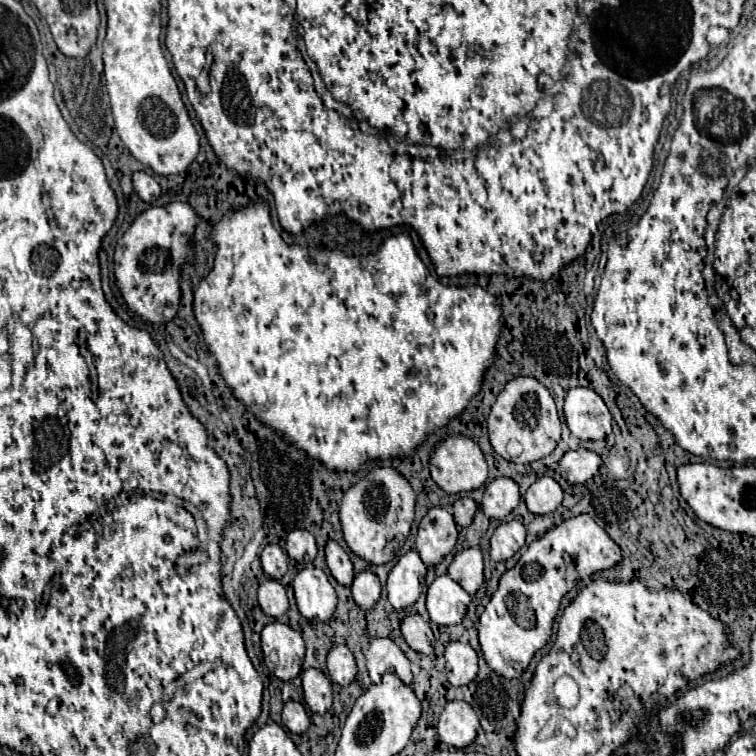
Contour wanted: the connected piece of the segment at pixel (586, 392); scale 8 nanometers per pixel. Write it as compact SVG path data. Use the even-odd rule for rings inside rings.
M574 387L566 393L564 419L570 433L582 441L604 439L612 425L612 415L602 397L586 387Z

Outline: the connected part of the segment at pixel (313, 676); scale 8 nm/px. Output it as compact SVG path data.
M318 669L302 671L302 689L304 701L310 711L324 715L332 707L332 683L330 679Z

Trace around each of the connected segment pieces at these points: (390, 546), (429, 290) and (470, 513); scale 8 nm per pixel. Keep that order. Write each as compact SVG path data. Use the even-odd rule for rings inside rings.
M372 469L364 479L344 493L340 503L342 533L350 551L372 565L384 565L392 561L410 535L414 521L414 501L416 495L410 483L396 469Z
M256 199L250 201L246 207L234 209L224 213L214 225L210 239L216 243L216 261L212 271L208 271L196 285L194 291L194 317L202 329L204 343L208 351L216 357L218 369L226 385L232 389L232 395L244 405L260 407L260 423L270 427L278 433L284 443L294 445L296 449L304 451L308 457L324 463L330 471L348 471L356 473L362 463L380 459L394 459L394 457L410 457L420 443L424 443L436 429L448 425L456 419L472 401L474 395L482 391L486 371L492 367L496 359L496 343L502 333L502 305L498 297L488 293L480 285L468 287L444 287L438 279L434 279L418 257L414 243L408 233L390 235L382 241L376 253L367 256L348 256L344 251L330 251L330 249L310 249L300 245L286 243L274 229L270 219L268 201Z
M460 497L454 505L452 505L452 515L454 515L454 521L458 527L468 527L474 519L474 513L476 513L478 505L470 499L470 497Z

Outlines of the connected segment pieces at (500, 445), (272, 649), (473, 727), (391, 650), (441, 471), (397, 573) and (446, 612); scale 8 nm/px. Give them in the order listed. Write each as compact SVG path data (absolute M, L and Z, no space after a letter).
M516 377L510 381L492 405L488 435L494 451L512 463L532 463L550 455L560 441L560 419L550 391L534 377Z
M270 623L262 629L264 663L282 681L292 681L302 671L304 641L298 631L284 623Z
M448 701L438 719L438 735L446 745L456 749L468 747L480 729L474 709L464 701Z
M388 637L370 641L370 647L366 651L366 667L372 683L380 683L382 675L394 673L402 679L404 685L412 685L410 661L400 651L400 647Z
M452 435L434 449L430 473L446 493L470 493L486 483L488 465L472 439Z
M408 551L398 559L388 575L388 601L396 611L414 605L422 593L426 579L426 565L416 551Z
M440 575L428 587L426 609L430 621L438 625L456 625L464 619L470 605L470 595L448 575Z

